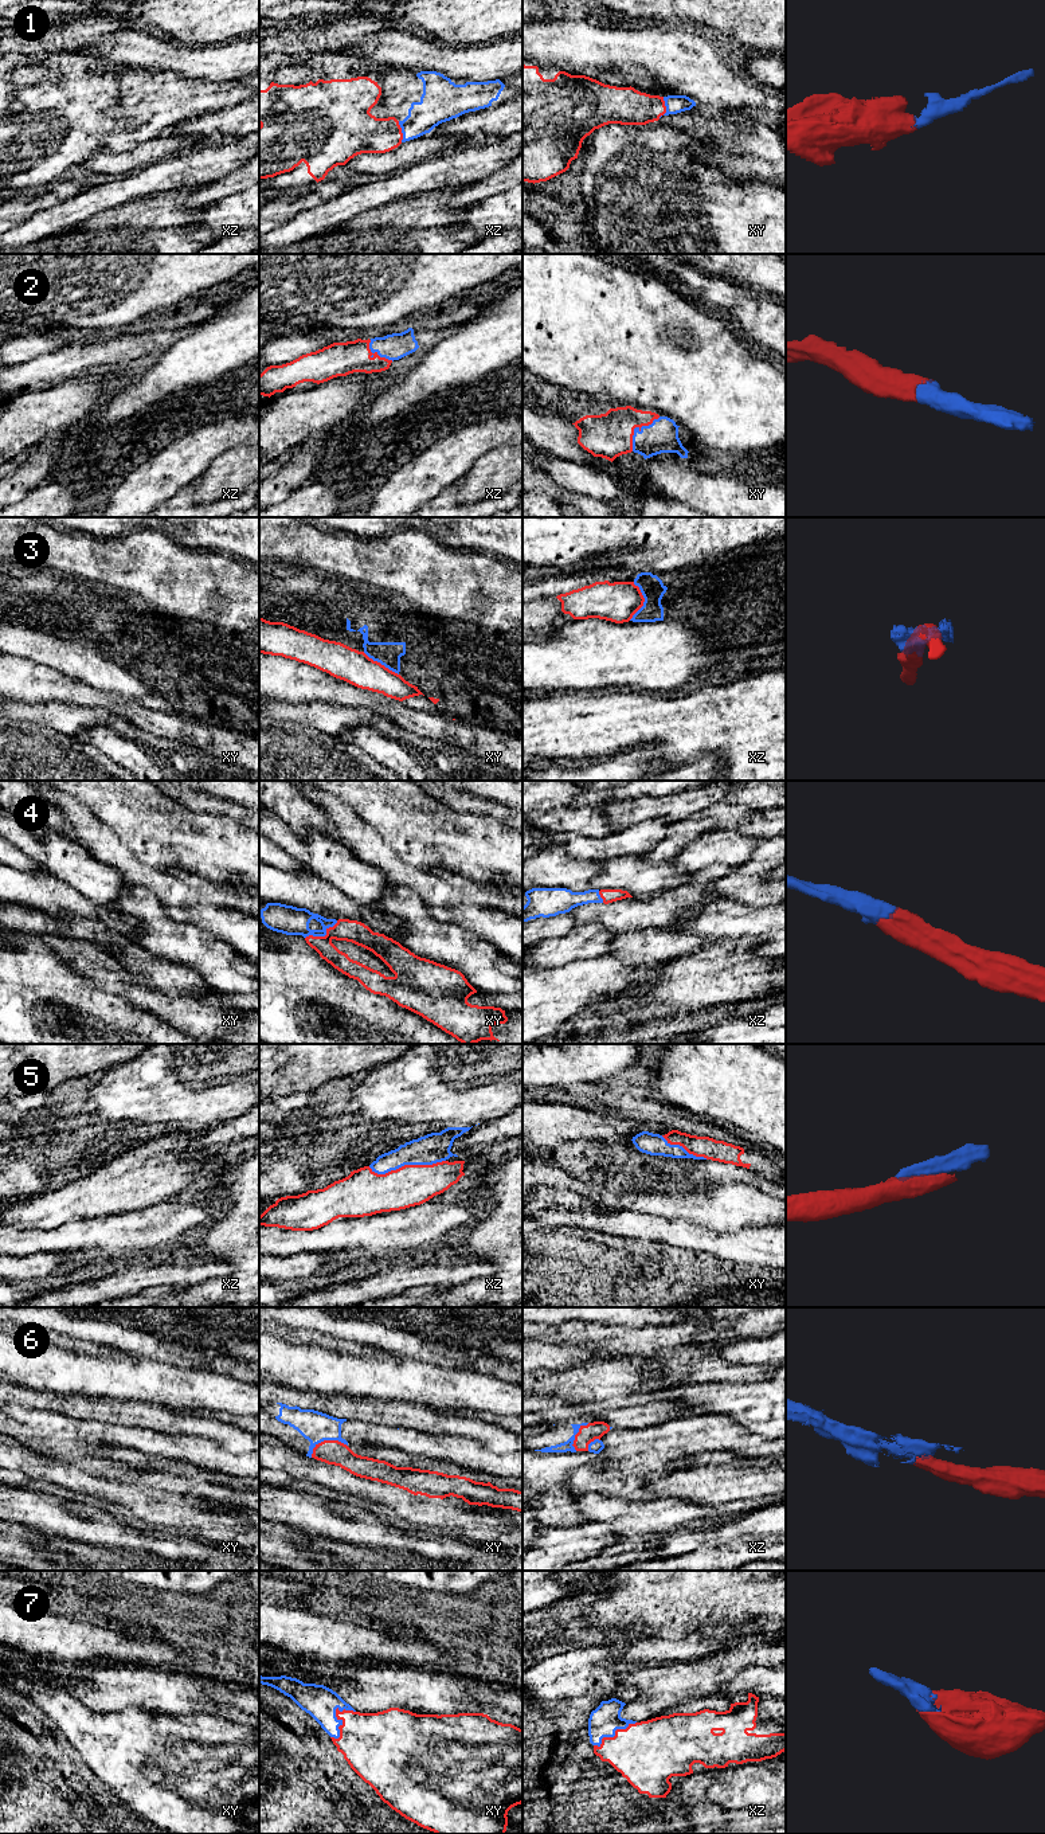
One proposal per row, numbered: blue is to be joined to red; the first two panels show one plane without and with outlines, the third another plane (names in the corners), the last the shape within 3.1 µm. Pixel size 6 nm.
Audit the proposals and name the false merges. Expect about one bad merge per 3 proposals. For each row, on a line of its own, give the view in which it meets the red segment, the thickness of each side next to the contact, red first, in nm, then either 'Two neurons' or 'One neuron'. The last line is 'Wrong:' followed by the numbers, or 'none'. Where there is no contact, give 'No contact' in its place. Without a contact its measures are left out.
1: Touches red in xy. Thickness 220 nm (red) against 110 nm. One neuron
2: Touches red in xy. Thickness 280 nm (red) against 190 nm. One neuron
3: Touches red in xz. Thickness 240 nm (red) against 140 nm. One neuron
4: Touches red in xy. Thickness 140 nm (red) against 170 nm. One neuron
5: Touches red in xz. Thickness 240 nm (red) against 180 nm. One neuron
6: Touches red in xy. Thickness 140 nm (red) against 180 nm. One neuron
7: Touches red in xy. Thickness 360 nm (red) against 190 nm. One neuron
Wrong: none

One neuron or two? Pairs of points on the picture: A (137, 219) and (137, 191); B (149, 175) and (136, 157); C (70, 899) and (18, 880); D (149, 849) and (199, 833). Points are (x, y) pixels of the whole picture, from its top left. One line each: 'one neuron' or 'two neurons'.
A: two neurons
B: two neurons
C: one neuron
D: one neuron

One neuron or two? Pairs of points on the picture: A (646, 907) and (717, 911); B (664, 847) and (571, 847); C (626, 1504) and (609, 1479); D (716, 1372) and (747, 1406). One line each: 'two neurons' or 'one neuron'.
A: two neurons
B: two neurons
C: two neurons
D: two neurons

